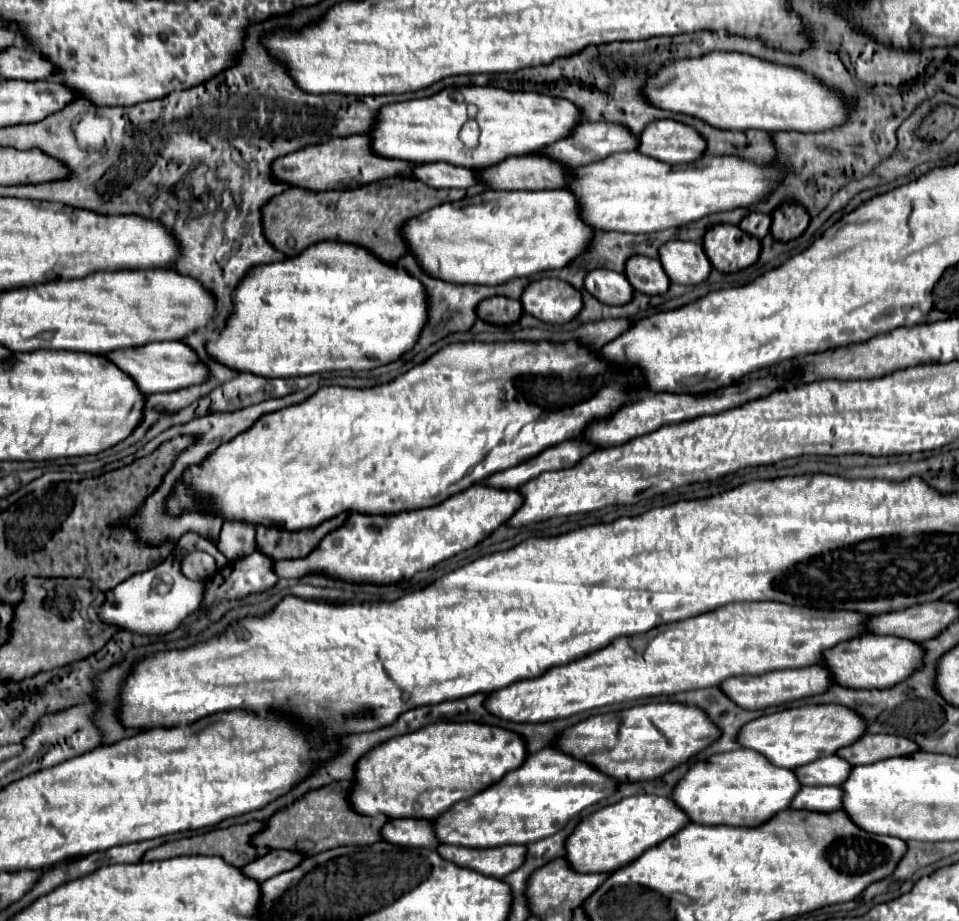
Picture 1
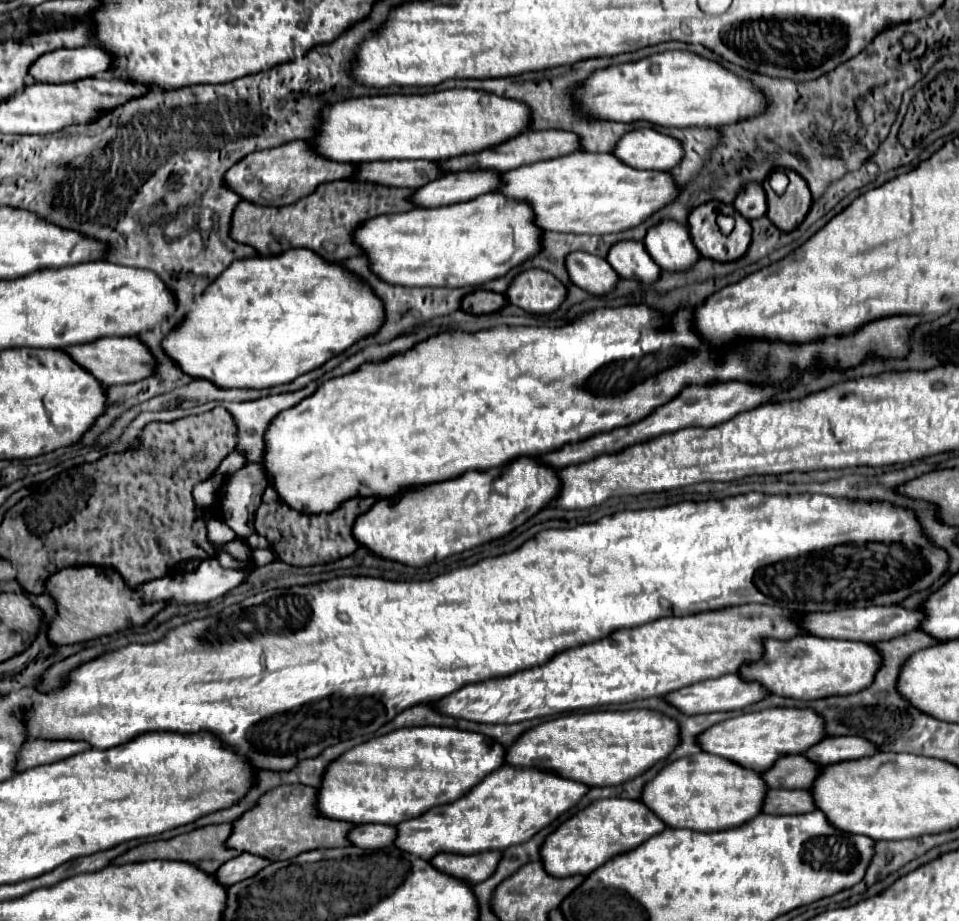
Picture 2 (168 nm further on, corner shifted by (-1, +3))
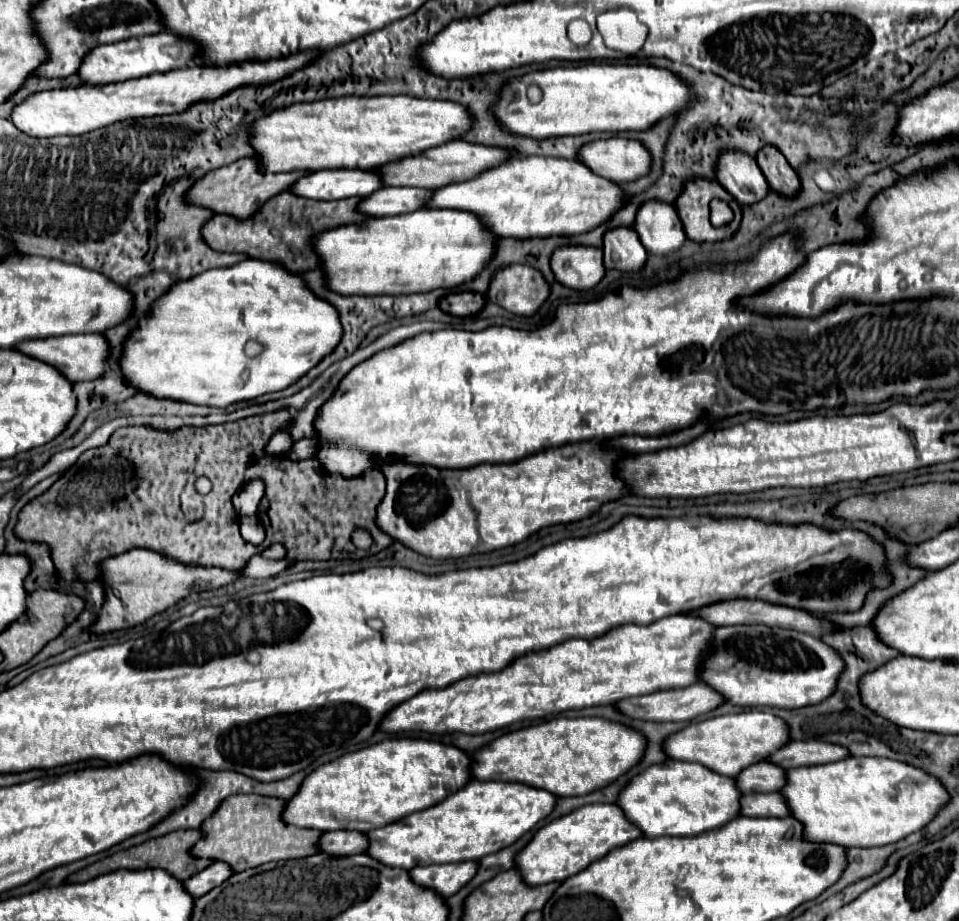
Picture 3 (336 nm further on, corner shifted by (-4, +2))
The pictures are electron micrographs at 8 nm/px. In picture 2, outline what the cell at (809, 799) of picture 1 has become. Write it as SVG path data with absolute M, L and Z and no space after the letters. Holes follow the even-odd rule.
M768 790L762 812L764 814L806 814L816 810L808 790Z

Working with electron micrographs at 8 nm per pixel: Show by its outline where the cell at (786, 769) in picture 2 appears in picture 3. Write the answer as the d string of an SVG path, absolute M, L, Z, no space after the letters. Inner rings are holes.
M769 761L747 767L737 775L737 787L745 795L749 791L781 791L787 783L787 771Z

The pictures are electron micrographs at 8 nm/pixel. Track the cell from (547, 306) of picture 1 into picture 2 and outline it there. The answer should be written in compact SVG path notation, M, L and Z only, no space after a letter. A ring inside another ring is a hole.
M530 268L516 274L506 290L506 300L530 314L550 314L566 298L566 286L550 272Z

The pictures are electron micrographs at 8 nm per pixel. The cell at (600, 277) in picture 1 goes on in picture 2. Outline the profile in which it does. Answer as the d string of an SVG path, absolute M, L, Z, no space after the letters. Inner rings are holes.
M570 252L566 256L566 270L572 284L596 296L610 292L618 282L618 276L604 258L586 252Z

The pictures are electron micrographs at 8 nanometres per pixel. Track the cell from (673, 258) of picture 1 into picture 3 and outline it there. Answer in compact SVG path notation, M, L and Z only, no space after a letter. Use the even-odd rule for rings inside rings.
M647 201L637 211L635 231L639 233L643 247L659 257L679 251L687 241L675 205L663 201Z

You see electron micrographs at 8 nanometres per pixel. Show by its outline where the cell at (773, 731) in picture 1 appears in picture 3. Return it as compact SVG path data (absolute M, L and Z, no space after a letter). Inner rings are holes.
M749 711L739 715L721 715L689 725L679 733L673 733L665 741L665 753L671 759L697 761L709 769L715 769L717 773L721 771L721 775L737 777L745 767L765 761L773 751L789 743L791 741L789 733L791 733L789 725L781 717L771 713Z

